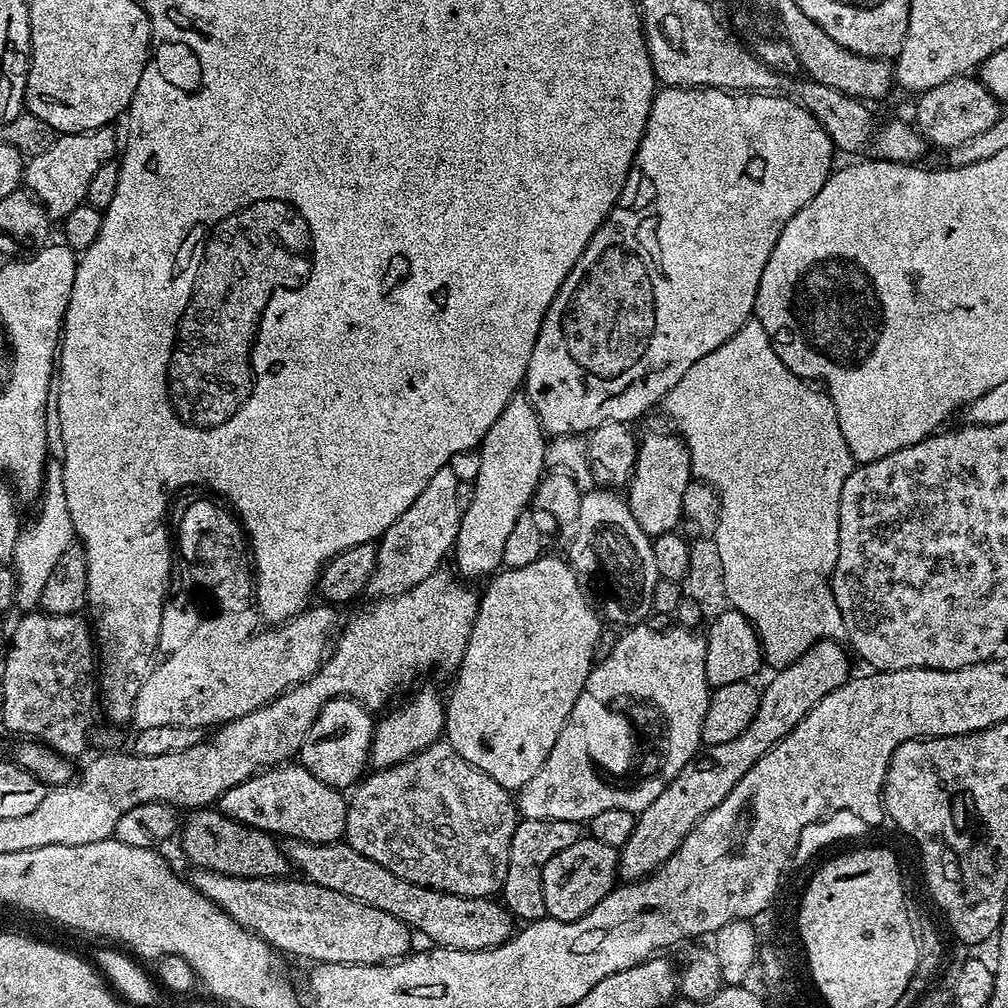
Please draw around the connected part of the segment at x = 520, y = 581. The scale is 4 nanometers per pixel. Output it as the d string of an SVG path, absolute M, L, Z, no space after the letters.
M545 554L530 562L530 566L504 568L497 571L487 581L488 589L480 596L480 607L476 614L474 630L470 634L470 642L466 646L466 654L454 673L456 681L452 684L452 693L447 693L446 696L444 736L446 743L454 746L454 750L458 750L458 754L462 754L462 758L466 758L470 766L482 770L482 774L494 778L494 782L498 782L503 788L519 790L522 786L526 786L526 782L530 782L530 778L534 778L534 774L538 774L538 770L542 770L542 762L546 762L546 754L554 750L554 742L558 742L558 734L562 734L562 726L574 710L574 702L578 702L578 694L582 694L586 678L592 673L594 661L597 659L596 643L600 640L602 616L597 609L596 612L592 609L592 604L579 583L583 584L567 559L560 557L559 560L556 556Z

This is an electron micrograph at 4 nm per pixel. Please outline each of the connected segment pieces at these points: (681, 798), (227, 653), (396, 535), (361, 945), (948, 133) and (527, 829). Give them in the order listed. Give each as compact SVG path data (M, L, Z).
M817 640L808 647L806 654L802 654L802 658L779 669L776 677L768 685L763 685L760 705L750 726L746 726L738 738L730 738L730 742L709 744L697 752L690 762L686 762L686 766L682 766L666 790L662 790L662 794L658 794L650 806L639 812L634 834L630 834L618 852L618 872L625 881L643 880L665 864L674 850L678 850L689 830L707 812L714 810L714 806L718 806L718 802L722 802L722 798L726 798L734 786L738 786L746 770L750 770L750 766L754 766L754 762L758 762L758 758L762 758L762 754L766 754L783 736L790 734L790 730L794 730L794 726L798 726L798 722L802 722L802 718L806 718L806 714L810 714L810 710L814 710L814 706L818 706L826 694L838 690L838 686L849 680L849 653L841 644L836 640Z
M309 606L293 620L285 620L279 626L265 627L265 632L261 632L256 624L246 630L241 620L217 620L213 615L210 623L204 624L195 636L191 636L188 644L168 664L164 664L159 671L156 670L155 675L148 673L146 682L142 682L142 690L138 690L134 713L135 727L142 729L150 726L186 726L208 730L213 726L227 724L229 720L242 718L262 705L269 704L294 685L309 680L324 663L330 641L338 628L336 616L332 613L335 611L328 606L320 607L324 608Z
M449 466L438 470L438 474L426 482L426 490L414 498L410 510L406 510L406 514L402 514L402 518L398 518L398 522L394 522L394 526L390 526L380 537L376 549L376 569L367 586L373 597L409 592L418 582L436 572L444 555L453 551L462 511L458 506L460 480L454 469Z
M196 868L193 873L190 883L197 892L210 898L238 926L260 936L281 953L289 952L316 964L382 964L409 955L413 947L413 929L394 918L394 914L346 898L338 890L311 884L309 880L251 880L245 876L223 876L208 868Z
M975 75L955 76L950 82L942 82L942 86L934 86L930 90L919 93L916 104L915 127L929 145L937 144L942 150L949 150L962 145L971 137L993 126L1002 116L1002 105L988 92L988 88Z
M542 818L521 819L514 830L513 841L510 842L509 870L502 889L502 903L513 917L520 922L542 920L548 911L542 898L542 870L554 854L566 850L566 846L574 846L574 842L582 839L581 825L575 820L543 820Z

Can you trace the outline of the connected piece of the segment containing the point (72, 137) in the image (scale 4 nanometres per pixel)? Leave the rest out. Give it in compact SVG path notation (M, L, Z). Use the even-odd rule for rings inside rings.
M115 127L95 128L89 132L66 132L57 135L50 150L31 157L24 166L23 183L33 196L43 204L49 217L63 218L72 213L79 204L85 203L90 190L90 178L94 170L113 159L118 152Z

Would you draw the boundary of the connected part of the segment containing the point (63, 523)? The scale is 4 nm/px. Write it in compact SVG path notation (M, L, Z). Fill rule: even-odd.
M49 459L46 465L46 475L42 495L39 497L40 513L36 516L36 525L33 528L25 527L18 538L18 546L14 546L14 554L10 567L16 578L15 607L21 613L37 611L40 608L42 589L46 586L47 579L54 571L54 565L66 546L74 543L74 533L70 522L70 510L66 510L66 486L62 482L62 463L59 459Z

